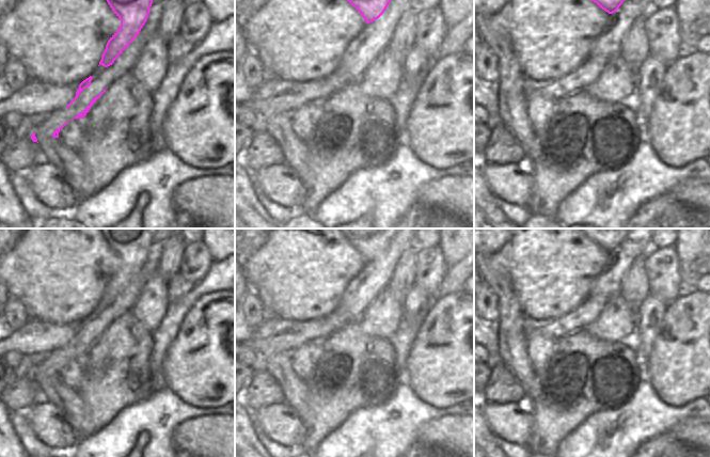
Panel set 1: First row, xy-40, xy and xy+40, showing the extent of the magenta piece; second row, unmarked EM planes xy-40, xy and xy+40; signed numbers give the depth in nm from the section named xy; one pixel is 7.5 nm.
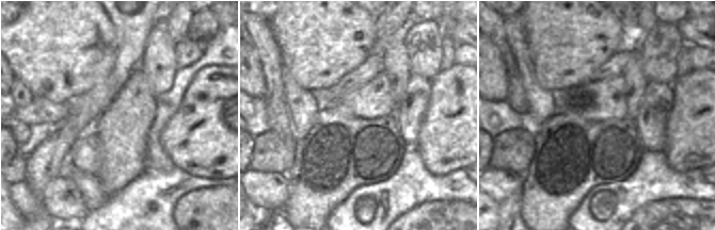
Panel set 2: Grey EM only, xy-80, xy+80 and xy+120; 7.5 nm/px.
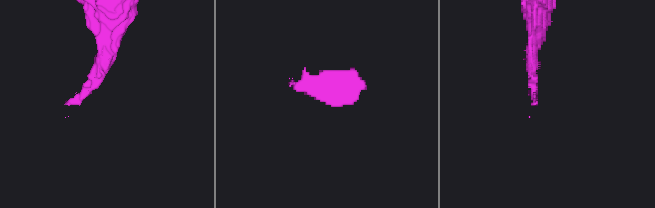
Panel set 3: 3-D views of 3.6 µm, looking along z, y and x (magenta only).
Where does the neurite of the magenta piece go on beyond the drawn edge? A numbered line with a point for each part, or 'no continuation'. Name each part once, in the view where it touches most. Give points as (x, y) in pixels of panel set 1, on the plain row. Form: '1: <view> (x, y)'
no continuation

